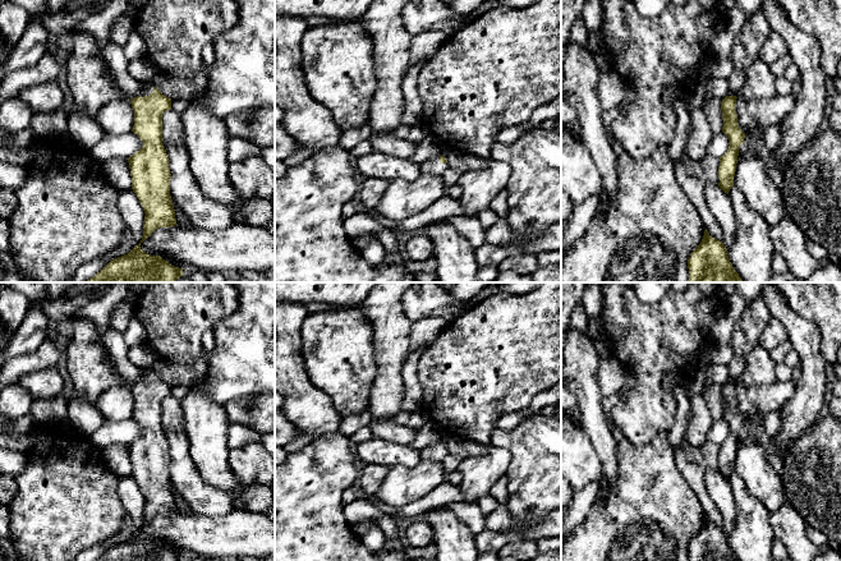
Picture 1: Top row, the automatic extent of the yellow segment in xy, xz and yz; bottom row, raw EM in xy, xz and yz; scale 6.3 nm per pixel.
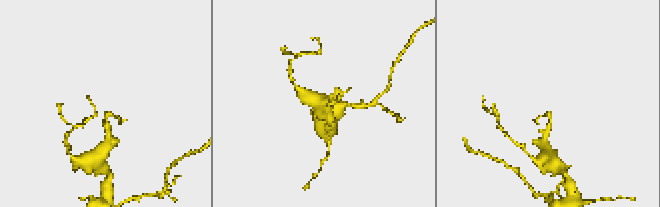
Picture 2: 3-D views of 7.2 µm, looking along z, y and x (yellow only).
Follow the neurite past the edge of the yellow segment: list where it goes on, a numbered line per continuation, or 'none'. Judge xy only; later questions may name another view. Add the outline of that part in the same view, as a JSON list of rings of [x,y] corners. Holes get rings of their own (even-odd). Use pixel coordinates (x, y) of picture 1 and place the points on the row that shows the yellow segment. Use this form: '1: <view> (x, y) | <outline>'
1: xy (147, 86) | [[[139,81],[139,87],[142,88],[142,91],[139,92],[138,96],[144,97],[144,96],[150,96],[153,92],[153,83],[152,81]]]

